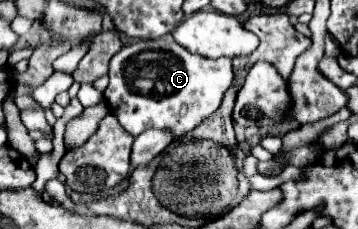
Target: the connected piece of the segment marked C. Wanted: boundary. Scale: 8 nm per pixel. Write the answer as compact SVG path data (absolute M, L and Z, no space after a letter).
M172 38L164 40L138 40L134 44L124 46L110 60L110 84L104 90L104 100L110 106L110 112L118 118L118 122L132 134L138 136L148 128L170 130L174 140L182 138L198 124L202 124L222 102L224 92L230 88L234 72L230 58L204 58L190 54L186 48L180 48Z

